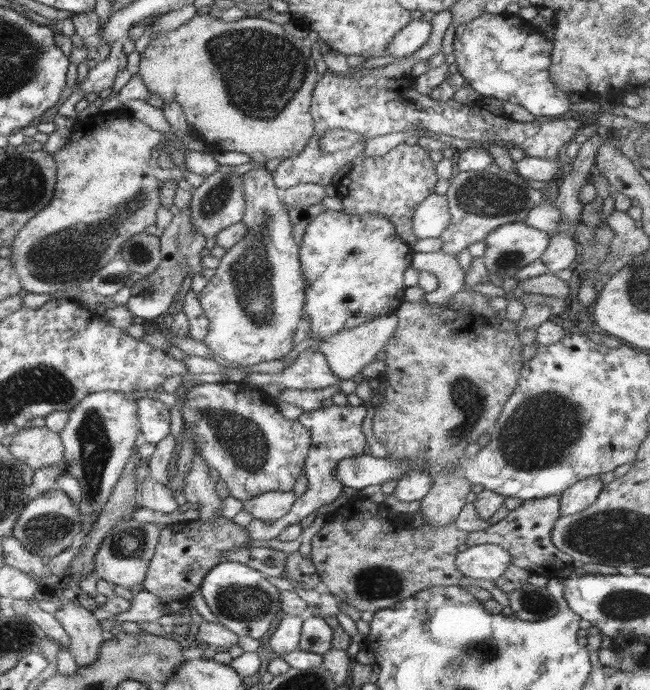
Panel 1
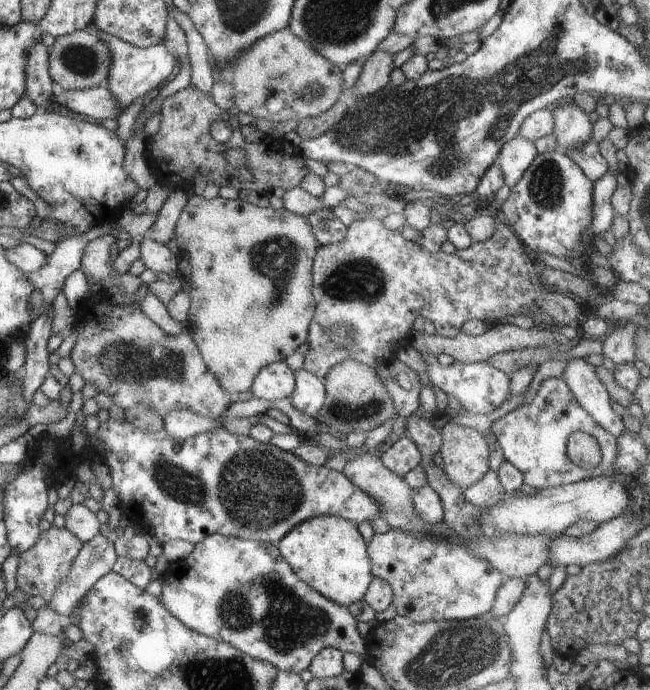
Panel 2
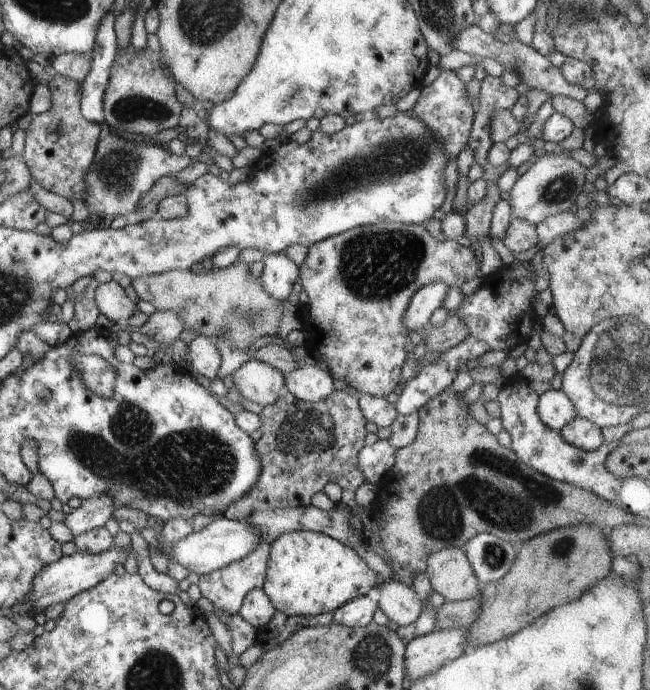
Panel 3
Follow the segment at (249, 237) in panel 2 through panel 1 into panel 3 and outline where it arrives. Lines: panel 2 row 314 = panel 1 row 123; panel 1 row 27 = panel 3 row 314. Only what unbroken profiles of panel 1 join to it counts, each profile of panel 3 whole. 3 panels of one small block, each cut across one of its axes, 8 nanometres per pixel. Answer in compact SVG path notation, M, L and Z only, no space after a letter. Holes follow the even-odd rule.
M242 258L224 269L213 268L212 272L192 272L191 269L175 269L165 271L161 274L148 275L140 274L139 277L132 279L132 286L141 301L149 302L156 311L175 310L184 320L185 329L190 329L196 337L216 338L218 335L226 335L236 348L242 351L250 350L252 346L259 345L261 337L273 336L278 332L278 326L283 317L282 304L273 300L261 286L260 281L256 281L248 271L249 264Z

